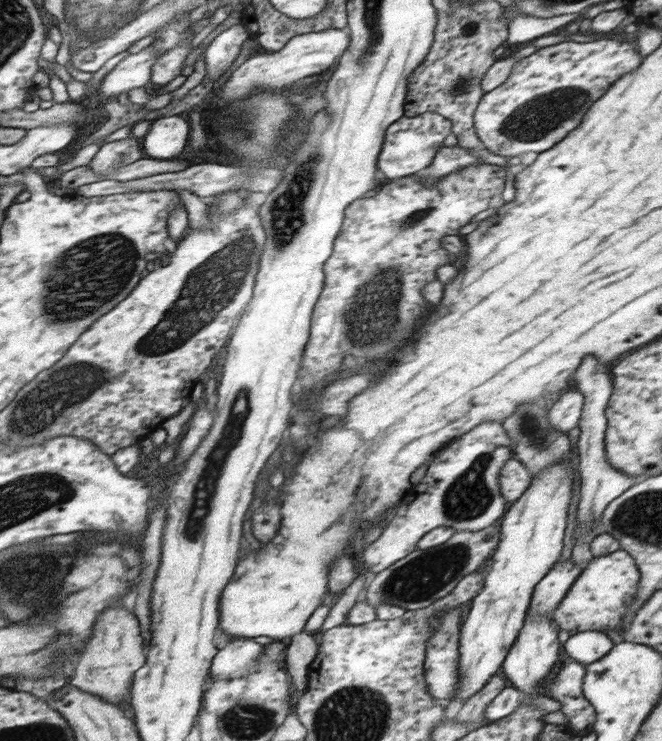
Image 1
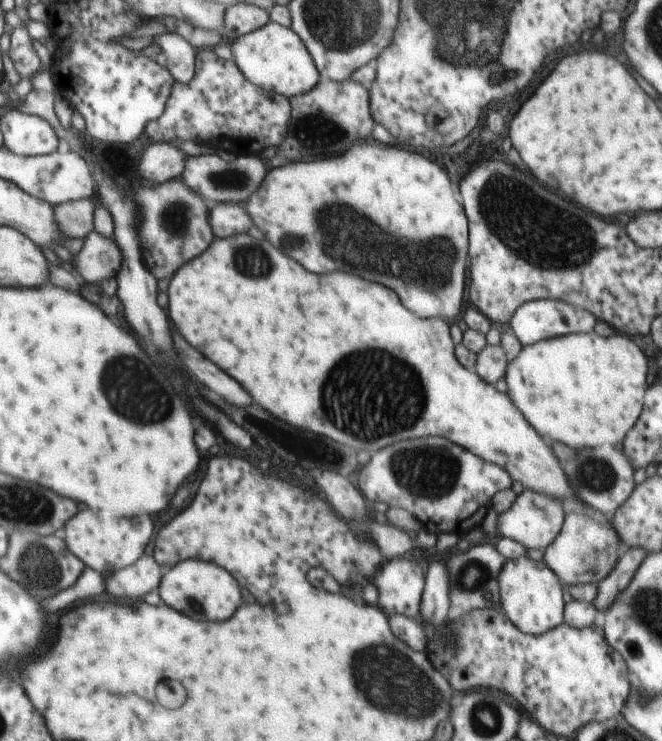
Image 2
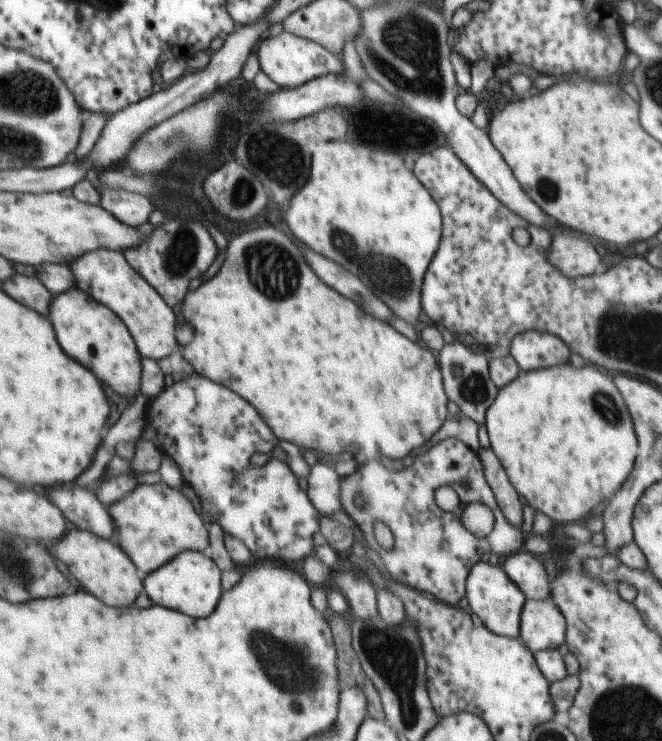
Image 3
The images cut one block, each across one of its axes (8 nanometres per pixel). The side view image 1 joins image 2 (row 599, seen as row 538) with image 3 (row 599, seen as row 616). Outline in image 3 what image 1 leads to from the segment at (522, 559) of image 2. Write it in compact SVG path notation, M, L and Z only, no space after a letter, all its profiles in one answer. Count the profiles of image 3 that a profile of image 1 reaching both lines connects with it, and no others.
M482 561L474 564L465 582L465 596L474 616L480 618L482 625L488 630L500 636L519 638L519 620L526 598L503 567Z

